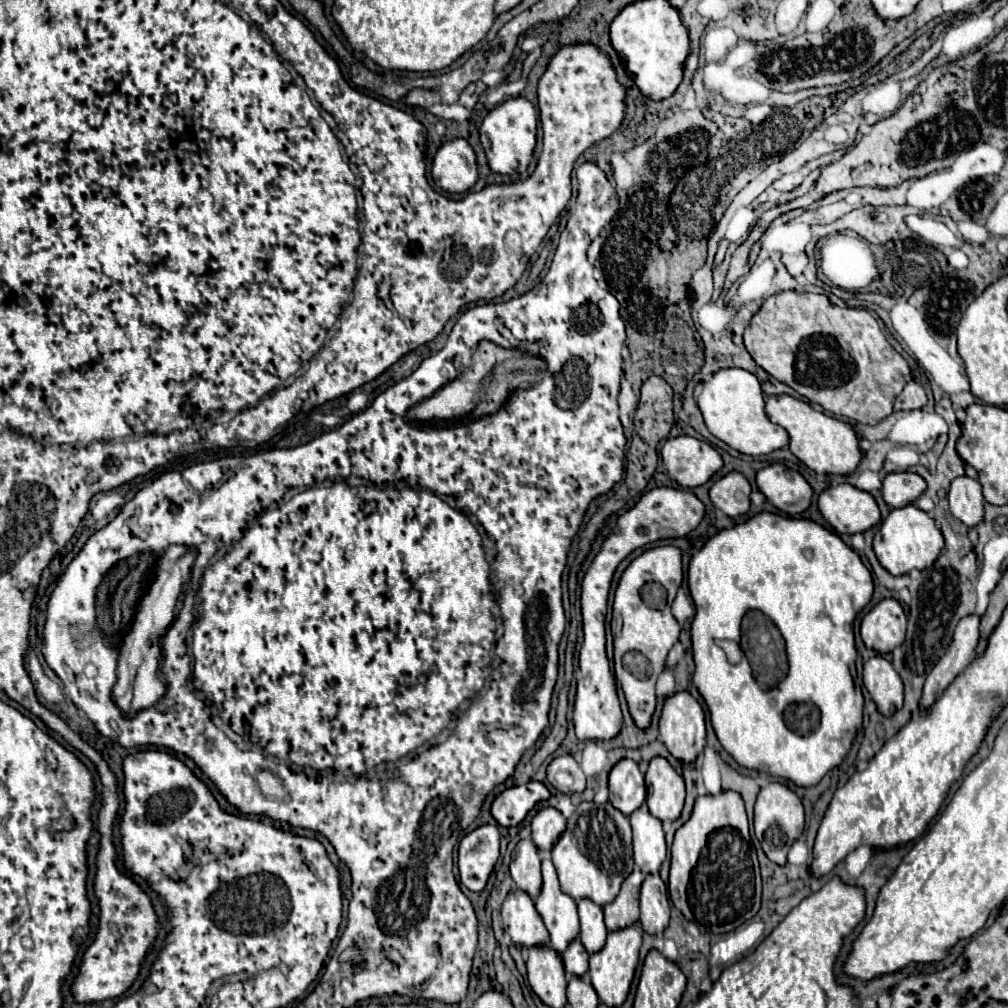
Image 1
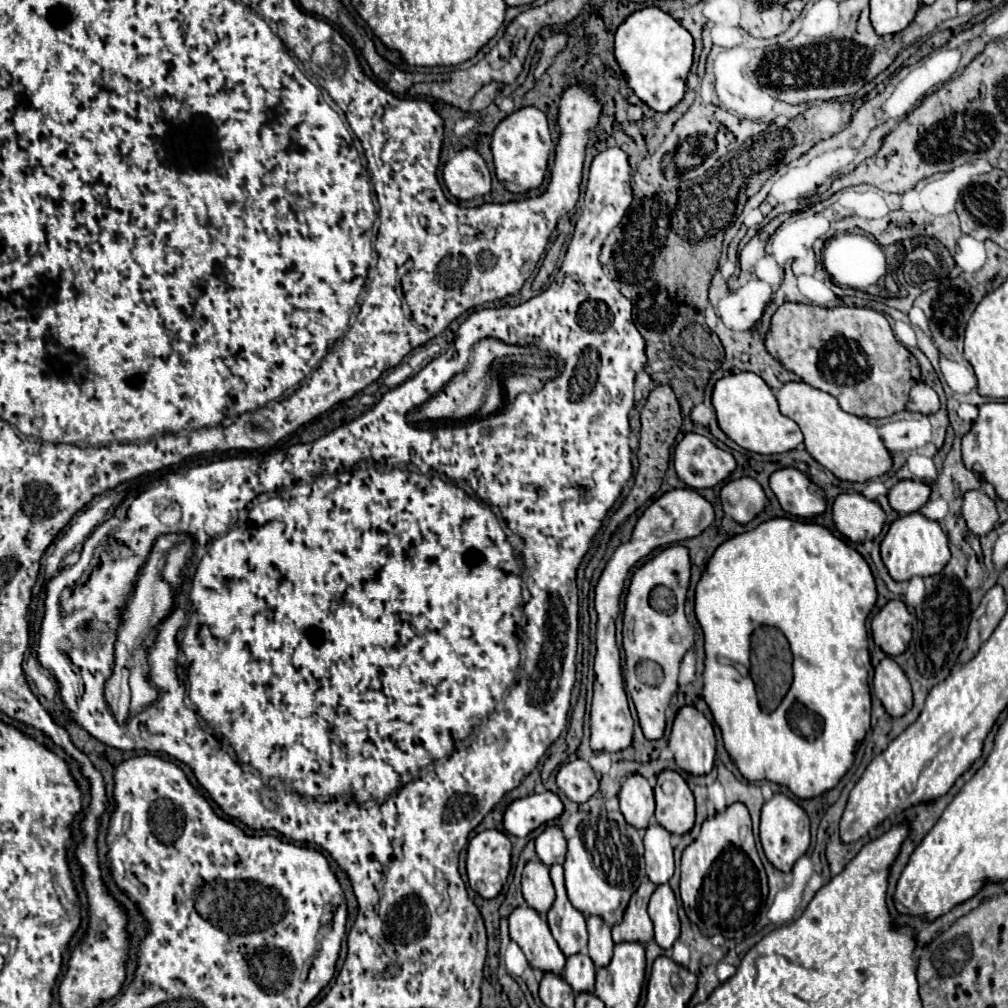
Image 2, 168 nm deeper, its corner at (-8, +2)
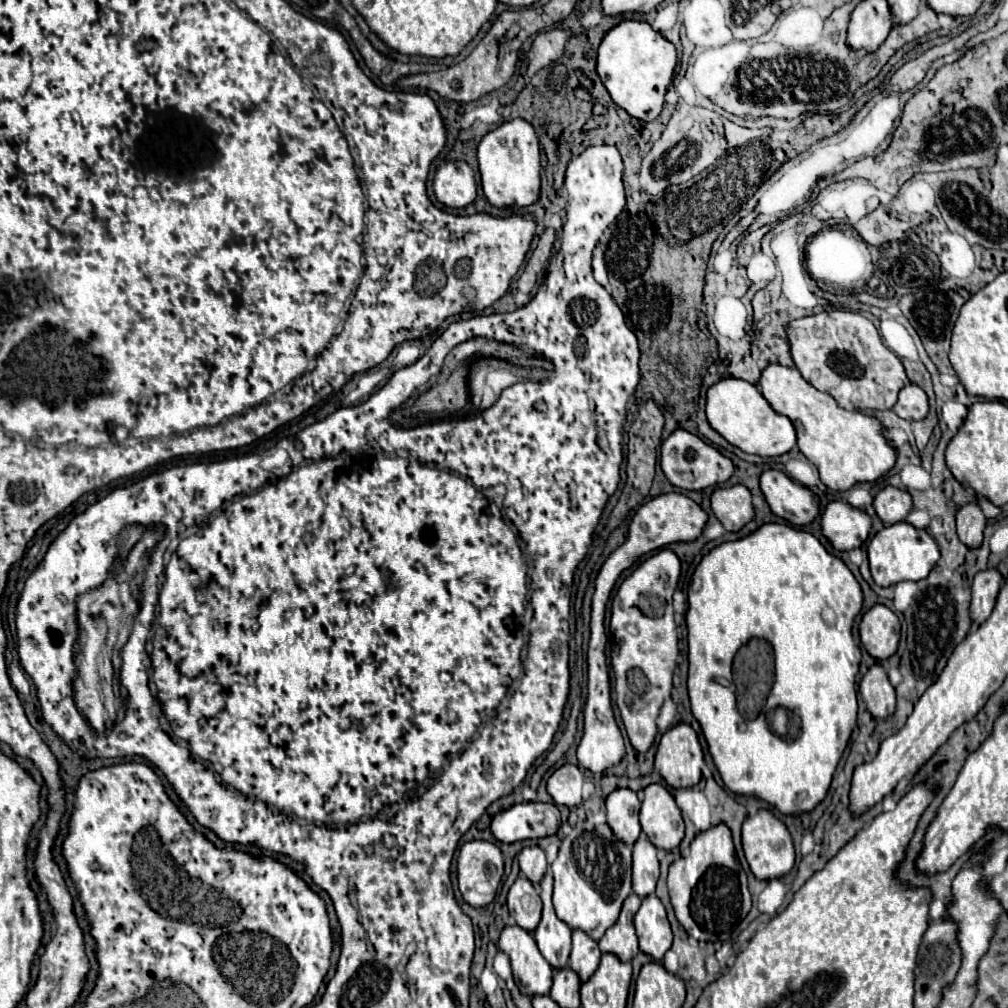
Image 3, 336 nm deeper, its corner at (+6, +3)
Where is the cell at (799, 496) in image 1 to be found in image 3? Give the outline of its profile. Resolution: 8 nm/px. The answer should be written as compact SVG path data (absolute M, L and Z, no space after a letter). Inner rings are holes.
M766 470L760 476L760 488L770 510L794 526L810 524L820 512L814 494L780 470Z

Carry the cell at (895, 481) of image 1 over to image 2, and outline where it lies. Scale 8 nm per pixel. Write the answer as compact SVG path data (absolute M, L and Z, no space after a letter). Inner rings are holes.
M912 479L898 481L888 493L890 507L900 515L918 511L928 501L928 497L930 497L930 487L924 481L912 481Z

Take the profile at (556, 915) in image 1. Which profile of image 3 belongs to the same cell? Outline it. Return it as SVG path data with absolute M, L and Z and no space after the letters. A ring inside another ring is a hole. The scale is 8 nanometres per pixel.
M548 870L540 882L540 898L544 902L542 920L534 930L534 938L542 956L552 964L552 968L566 968L572 950L572 930L562 922L552 906L552 872Z

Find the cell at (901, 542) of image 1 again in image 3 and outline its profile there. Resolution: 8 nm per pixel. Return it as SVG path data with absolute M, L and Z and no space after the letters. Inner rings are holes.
M896 522L884 526L868 544L870 572L878 586L898 584L902 580L922 580L928 576L932 566L938 562L940 552L934 538L924 528L914 528L908 522Z

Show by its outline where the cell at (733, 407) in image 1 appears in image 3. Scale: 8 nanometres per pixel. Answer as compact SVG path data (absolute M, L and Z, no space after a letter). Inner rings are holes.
M722 378L710 386L706 392L706 416L710 426L742 452L758 456L780 456L796 446L796 432L792 422L786 416L776 414L758 388L746 380Z

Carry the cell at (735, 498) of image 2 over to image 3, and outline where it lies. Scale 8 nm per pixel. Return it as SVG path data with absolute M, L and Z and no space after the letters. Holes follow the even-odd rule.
M742 484L716 488L710 502L712 502L712 512L716 514L716 518L730 532L738 532L746 522L754 518L750 490Z

